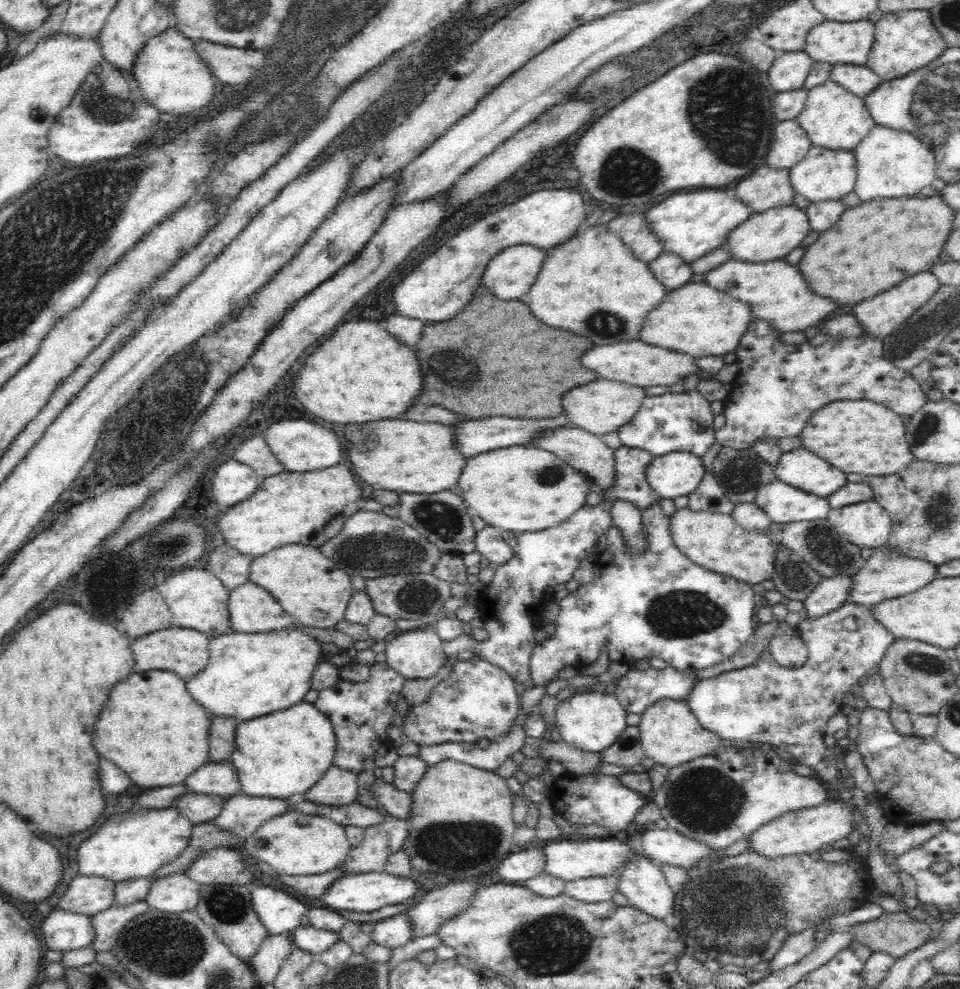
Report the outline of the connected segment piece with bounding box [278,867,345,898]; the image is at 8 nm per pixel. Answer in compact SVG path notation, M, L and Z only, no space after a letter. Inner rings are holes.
M336 867L322 874L294 876L279 873L278 878L286 886L286 892L296 890L301 895L310 896L310 898L321 898L324 892L328 892L328 888L336 882L336 879L344 875L344 871Z

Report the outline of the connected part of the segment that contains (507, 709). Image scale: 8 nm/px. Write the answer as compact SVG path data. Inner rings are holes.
M476 657L462 662L456 662L451 668L450 675L442 680L424 702L414 705L403 718L403 734L419 746L432 746L442 742L460 742L464 744L476 744L482 738L487 738L492 744L505 737L513 730L512 722L518 716L518 694L516 694L515 681L502 668Z

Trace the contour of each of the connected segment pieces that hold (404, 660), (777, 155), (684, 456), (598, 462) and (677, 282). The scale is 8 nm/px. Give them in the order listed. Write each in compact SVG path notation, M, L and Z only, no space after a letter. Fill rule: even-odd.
M430 623L394 638L385 653L387 666L410 680L432 678L446 660L443 641Z
M796 119L782 120L774 126L765 165L775 170L789 170L804 159L811 146Z
M672 451L655 456L648 464L647 483L661 498L689 495L703 479L702 458L691 452Z
M568 424L555 429L546 429L531 440L531 445L554 453L558 458L565 460L566 464L586 475L603 490L609 489L614 484L613 450L602 441L601 437L586 432L583 428Z
M662 251L657 259L648 263L648 267L650 273L665 286L668 293L692 282L694 274L690 264L684 263L684 260L673 252Z

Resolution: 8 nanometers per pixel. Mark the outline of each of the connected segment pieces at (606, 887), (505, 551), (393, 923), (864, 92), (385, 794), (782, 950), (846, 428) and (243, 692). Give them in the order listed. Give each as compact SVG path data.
M598 875L567 881L563 894L585 903L603 903L612 900L617 892L617 875Z
M484 525L482 530L475 532L473 538L475 551L485 556L489 562L498 565L511 559L513 548L502 538L500 530L494 526Z
M404 913L376 922L369 937L371 942L394 949L414 939L410 919Z
M833 64L829 78L860 98L868 96L883 81L871 68L855 64Z
M376 777L372 783L371 792L377 798L383 812L404 820L410 816L411 796L409 793L398 790L382 777Z
M816 925L810 926L810 928L802 930L802 932L787 936L782 941L780 948L775 952L775 955L770 959L768 968L771 971L777 971L796 964L810 954L817 945L814 939L815 928Z
M866 399L835 400L814 412L800 431L801 446L846 473L886 476L914 462L901 416Z
M295 626L261 634L231 631L209 640L208 664L186 682L186 689L210 714L239 721L258 718L302 701L314 668L325 659L322 654L322 643Z

